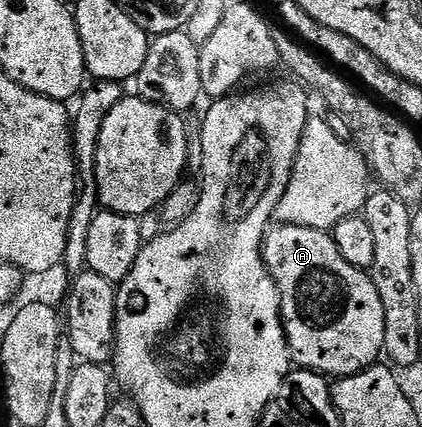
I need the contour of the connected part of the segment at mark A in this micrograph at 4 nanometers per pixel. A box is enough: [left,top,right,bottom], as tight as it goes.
[262,225,384,378]

